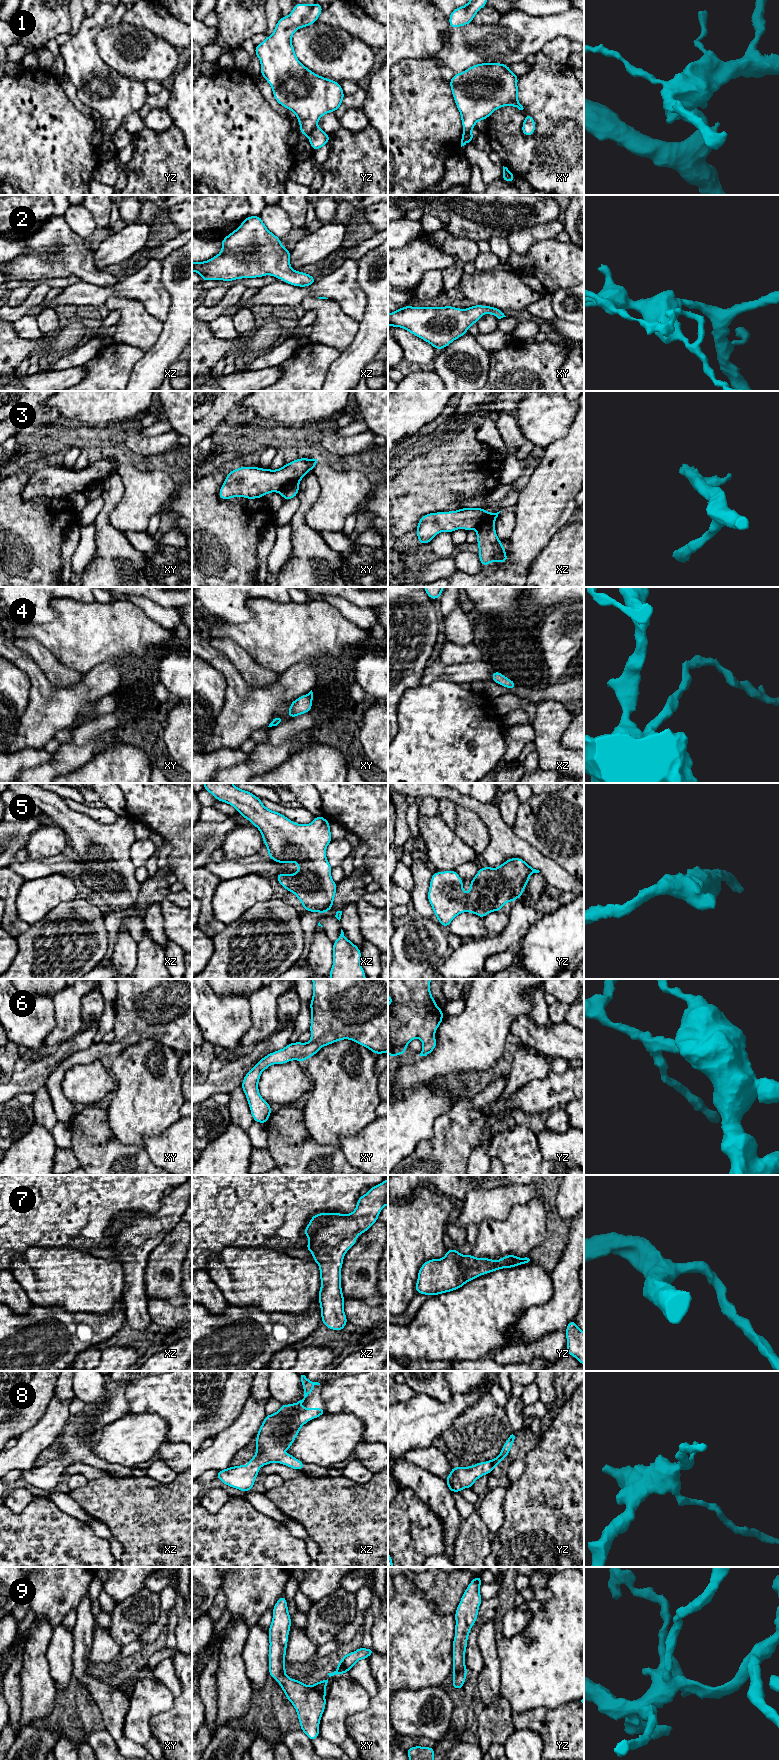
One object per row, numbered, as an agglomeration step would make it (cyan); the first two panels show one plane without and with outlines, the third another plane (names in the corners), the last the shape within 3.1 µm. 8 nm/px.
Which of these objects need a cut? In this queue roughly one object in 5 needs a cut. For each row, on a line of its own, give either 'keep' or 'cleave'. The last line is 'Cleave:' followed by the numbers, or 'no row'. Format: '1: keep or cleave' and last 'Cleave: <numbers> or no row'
1: cleave
2: keep
3: cleave
4: keep
5: keep
6: keep
7: keep
8: keep
9: keep
Cleave: 1, 3

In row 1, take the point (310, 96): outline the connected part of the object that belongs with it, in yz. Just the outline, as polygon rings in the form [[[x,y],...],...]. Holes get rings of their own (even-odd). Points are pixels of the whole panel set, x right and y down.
[[[317,2],[312,5],[296,3],[287,17],[278,20],[274,32],[255,46],[255,55],[261,64],[261,76],[271,85],[275,100],[296,114],[301,135],[305,136],[309,136],[323,115],[341,108],[345,97],[340,83],[319,76],[305,67],[296,57],[292,46],[295,31],[316,23],[322,11],[321,4]]]

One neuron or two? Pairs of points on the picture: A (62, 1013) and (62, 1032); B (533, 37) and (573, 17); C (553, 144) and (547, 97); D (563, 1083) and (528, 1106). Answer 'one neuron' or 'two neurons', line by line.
A: one neuron
B: one neuron
C: one neuron
D: one neuron

